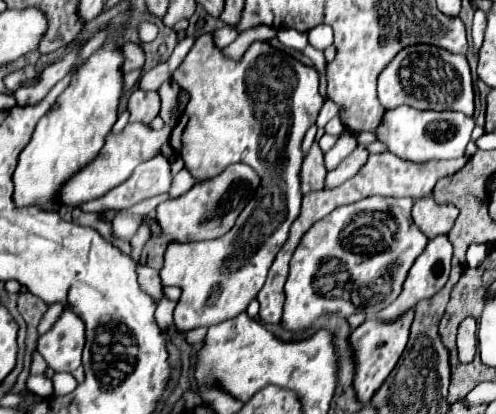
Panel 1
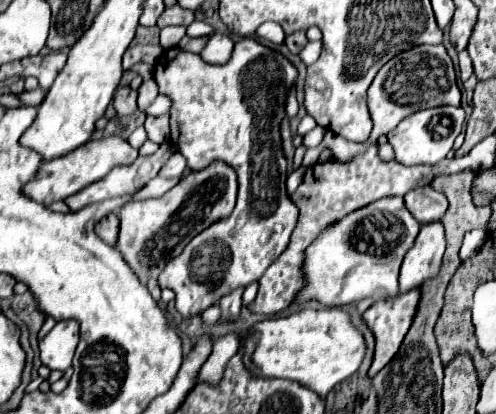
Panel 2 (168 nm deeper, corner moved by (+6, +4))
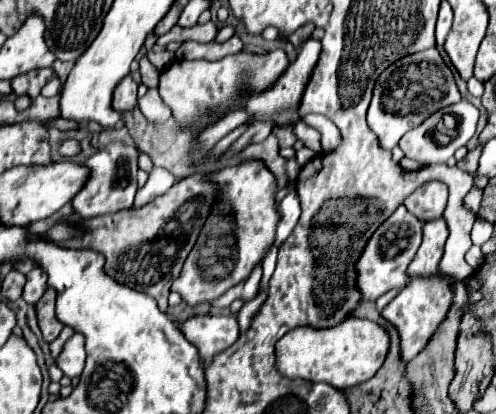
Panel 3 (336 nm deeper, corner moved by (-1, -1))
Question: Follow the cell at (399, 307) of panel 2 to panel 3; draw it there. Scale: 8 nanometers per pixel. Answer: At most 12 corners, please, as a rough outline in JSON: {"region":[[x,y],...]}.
{"region":[[413,278],[381,310],[409,362],[445,318],[453,278]]}

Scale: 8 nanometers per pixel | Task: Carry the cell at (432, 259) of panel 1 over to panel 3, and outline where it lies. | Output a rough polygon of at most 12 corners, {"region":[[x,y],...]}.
{"region":[[423,224],[423,242],[407,268],[409,278],[439,272],[447,224]]}

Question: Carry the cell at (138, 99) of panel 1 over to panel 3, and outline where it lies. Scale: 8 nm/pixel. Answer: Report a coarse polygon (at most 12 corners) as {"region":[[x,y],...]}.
{"region":[[131,76],[115,88],[113,108],[129,112],[137,106],[137,84]]}

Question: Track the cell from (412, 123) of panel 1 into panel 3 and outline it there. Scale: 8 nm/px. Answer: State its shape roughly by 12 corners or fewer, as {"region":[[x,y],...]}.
{"region":[[461,100],[409,130],[399,148],[445,164],[475,134],[479,110]]}

